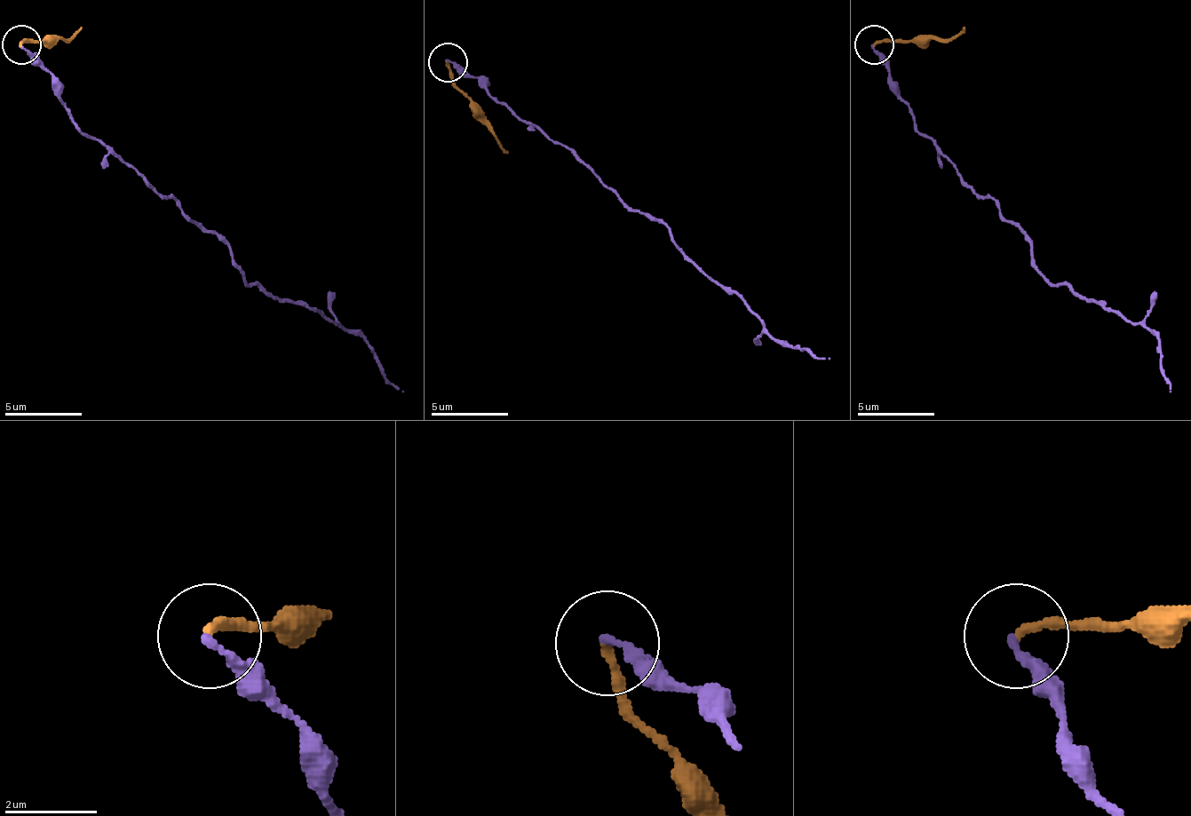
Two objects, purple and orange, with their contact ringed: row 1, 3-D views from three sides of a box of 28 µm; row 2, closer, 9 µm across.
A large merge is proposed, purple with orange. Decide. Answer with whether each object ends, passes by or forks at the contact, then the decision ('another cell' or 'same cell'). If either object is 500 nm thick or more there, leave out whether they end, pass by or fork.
purple ends; orange ends; another cell

